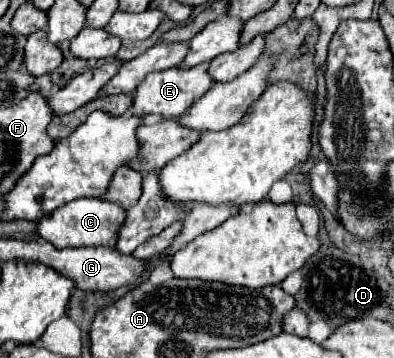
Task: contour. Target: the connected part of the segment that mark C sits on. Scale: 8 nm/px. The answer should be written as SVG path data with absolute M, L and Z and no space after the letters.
M81 197L77 201L71 201L69 205L63 205L57 209L57 213L51 213L49 217L41 217L37 225L37 235L47 239L51 245L57 245L57 249L63 247L89 247L89 245L105 245L115 247L117 245L117 233L121 225L125 223L127 211L107 199L101 197Z

